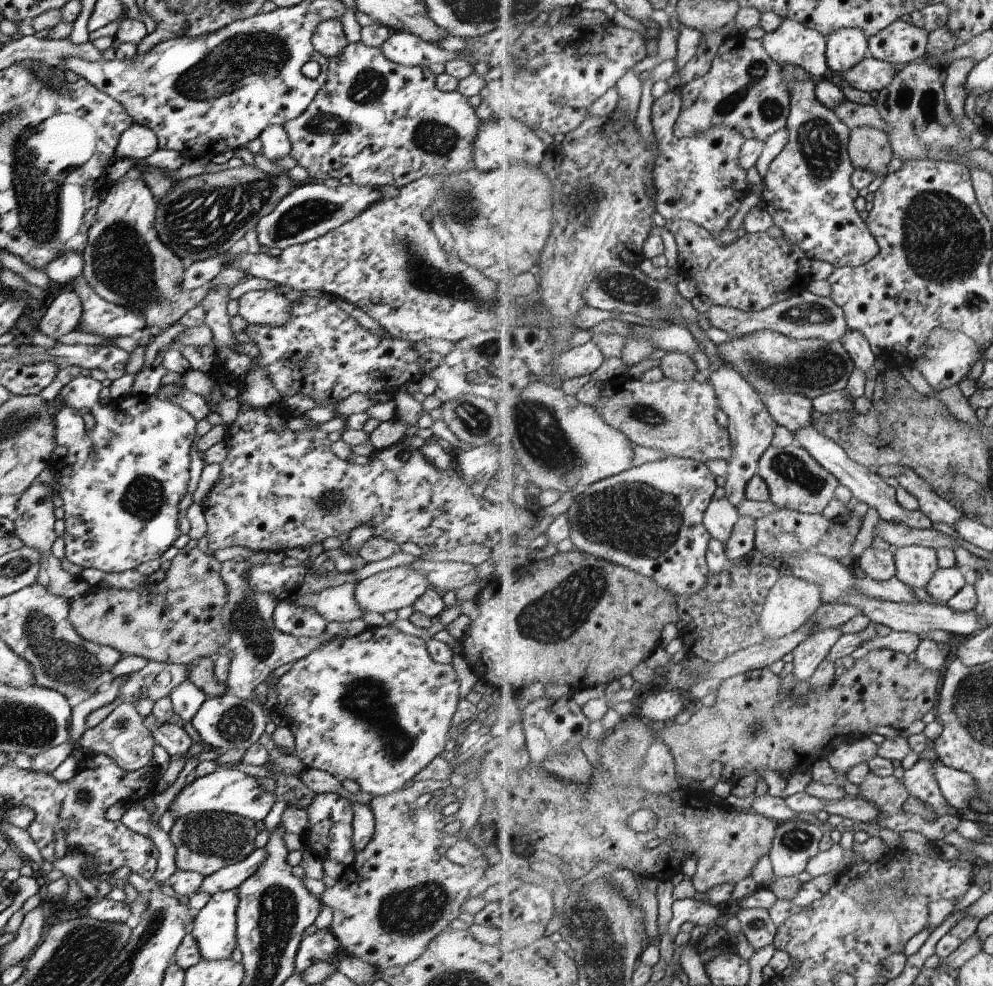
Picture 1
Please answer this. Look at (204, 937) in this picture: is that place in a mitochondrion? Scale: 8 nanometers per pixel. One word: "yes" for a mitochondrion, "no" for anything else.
no

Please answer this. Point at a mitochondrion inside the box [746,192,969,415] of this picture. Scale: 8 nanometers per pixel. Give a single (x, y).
(803, 313)

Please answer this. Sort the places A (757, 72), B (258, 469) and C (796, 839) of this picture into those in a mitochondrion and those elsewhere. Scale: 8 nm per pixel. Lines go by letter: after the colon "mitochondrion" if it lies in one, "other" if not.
A: mitochondrion
B: other
C: mitochondrion

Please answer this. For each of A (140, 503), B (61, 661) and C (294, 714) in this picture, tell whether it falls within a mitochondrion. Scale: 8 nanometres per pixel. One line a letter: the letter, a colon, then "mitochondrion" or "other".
A: mitochondrion
B: mitochondrion
C: other

